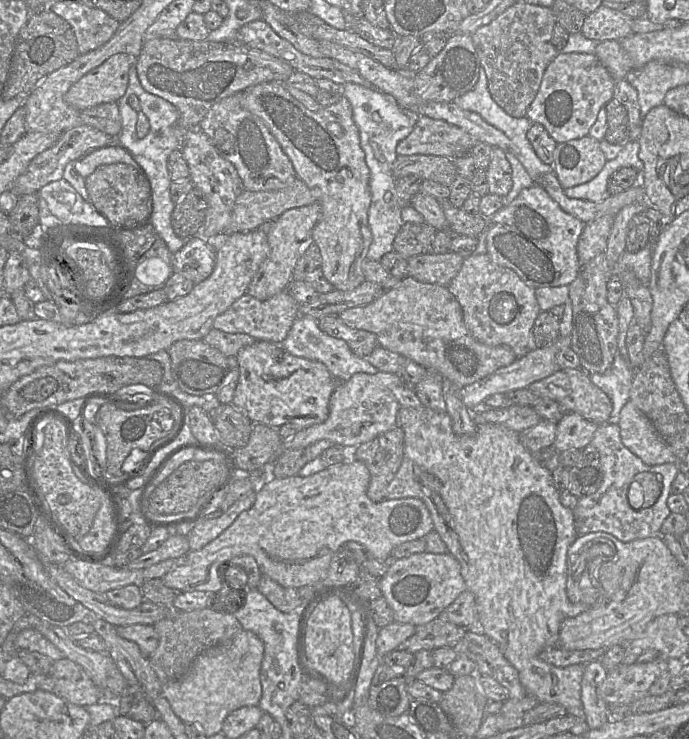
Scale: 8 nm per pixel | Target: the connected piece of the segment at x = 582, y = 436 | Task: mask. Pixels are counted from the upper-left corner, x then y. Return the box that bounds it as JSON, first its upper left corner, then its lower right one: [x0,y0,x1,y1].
[552,413,598,452]

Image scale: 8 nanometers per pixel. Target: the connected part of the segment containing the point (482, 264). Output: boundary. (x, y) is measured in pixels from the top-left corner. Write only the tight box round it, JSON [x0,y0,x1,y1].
[447,253,541,357]

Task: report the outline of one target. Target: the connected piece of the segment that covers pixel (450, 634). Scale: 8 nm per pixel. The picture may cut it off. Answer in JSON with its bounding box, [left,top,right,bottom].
[397,617,467,654]

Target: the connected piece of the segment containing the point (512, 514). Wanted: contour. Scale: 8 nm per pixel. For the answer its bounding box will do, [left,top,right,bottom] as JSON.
[386,406,596,721]

